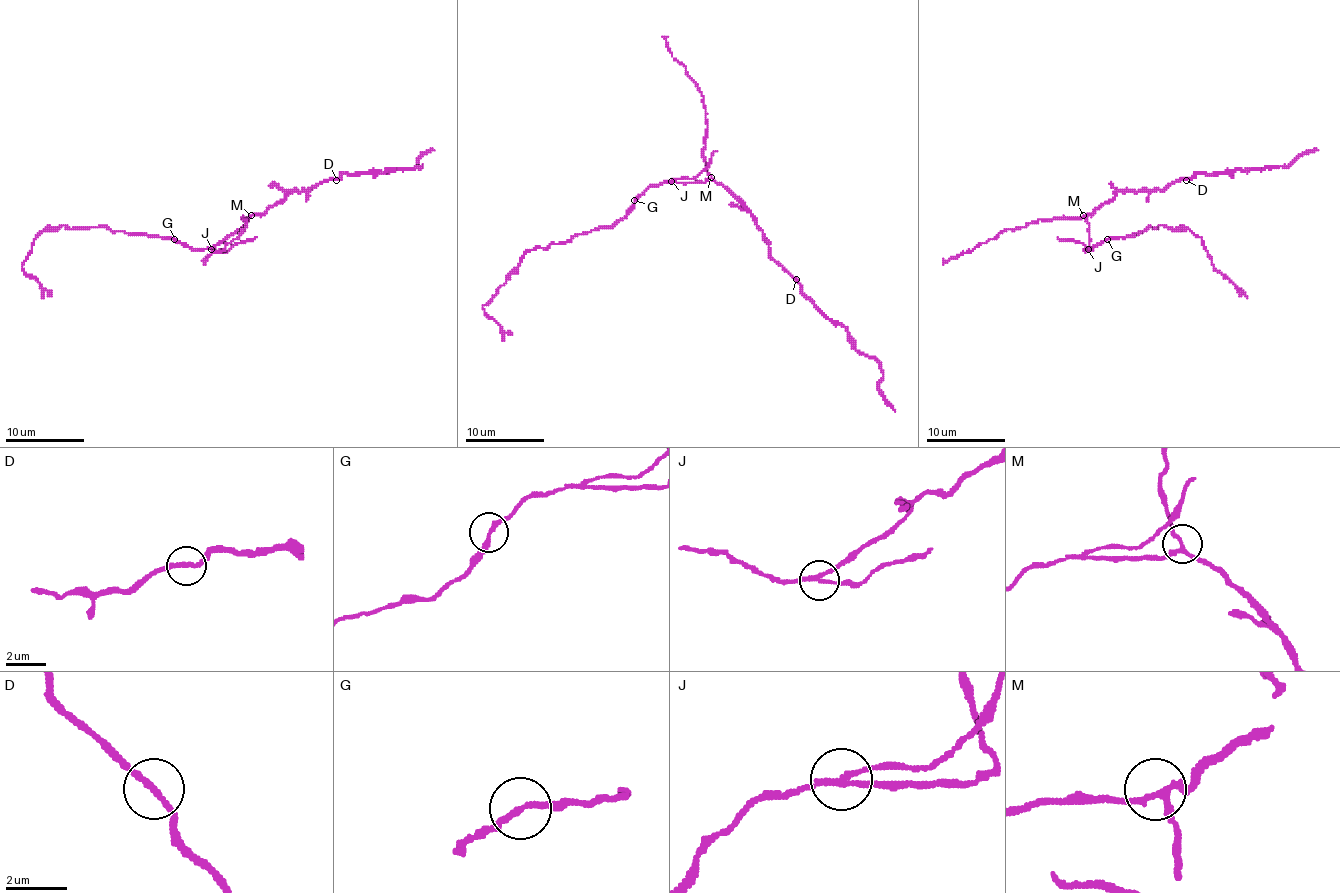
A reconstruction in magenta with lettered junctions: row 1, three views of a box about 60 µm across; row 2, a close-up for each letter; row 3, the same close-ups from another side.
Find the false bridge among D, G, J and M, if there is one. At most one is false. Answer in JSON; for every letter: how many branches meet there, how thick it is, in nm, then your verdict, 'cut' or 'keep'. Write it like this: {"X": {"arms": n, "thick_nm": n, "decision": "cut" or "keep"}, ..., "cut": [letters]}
{"D": {"arms": 2, "thick_nm": 200, "decision": "keep"}, "G": {"arms": 2, "thick_nm": 200, "decision": "keep"}, "J": {"arms": 3, "thick_nm": 170, "decision": "cut"}, "M": {"arms": 3, "thick_nm": 190, "decision": "keep"}, "cut": ["J"]}

